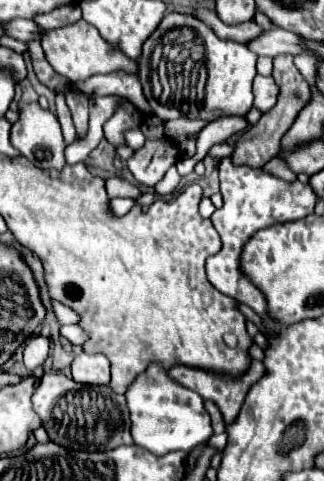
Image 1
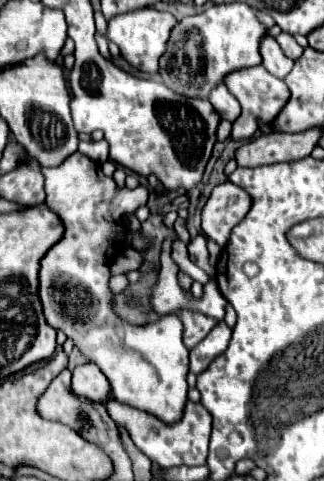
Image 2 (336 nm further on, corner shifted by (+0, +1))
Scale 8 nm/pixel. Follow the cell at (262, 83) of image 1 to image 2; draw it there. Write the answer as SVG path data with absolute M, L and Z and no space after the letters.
M262 65L250 67L250 69L240 69L238 73L230 73L230 77L226 77L226 87L238 99L238 103L242 107L242 115L232 125L232 139L236 139L236 141L252 137L256 133L256 129L260 127L260 123L274 119L290 97L286 83L282 79L276 79L274 75L270 75Z

